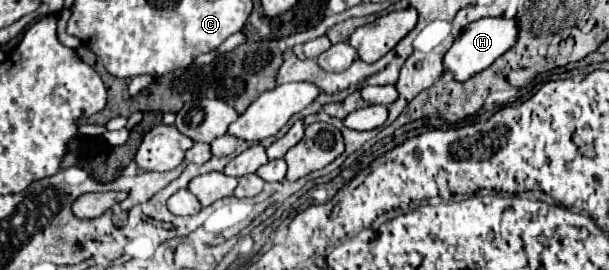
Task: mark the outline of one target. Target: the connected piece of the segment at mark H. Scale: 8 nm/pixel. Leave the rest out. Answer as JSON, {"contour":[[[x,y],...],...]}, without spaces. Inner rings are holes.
{"contour":[[[481,18],[477,22],[467,24],[467,28],[461,32],[459,38],[455,38],[453,46],[445,54],[445,72],[453,72],[455,80],[467,80],[473,74],[485,70],[491,66],[501,54],[505,54],[509,48],[515,46],[519,34],[519,20],[517,18]]]}

